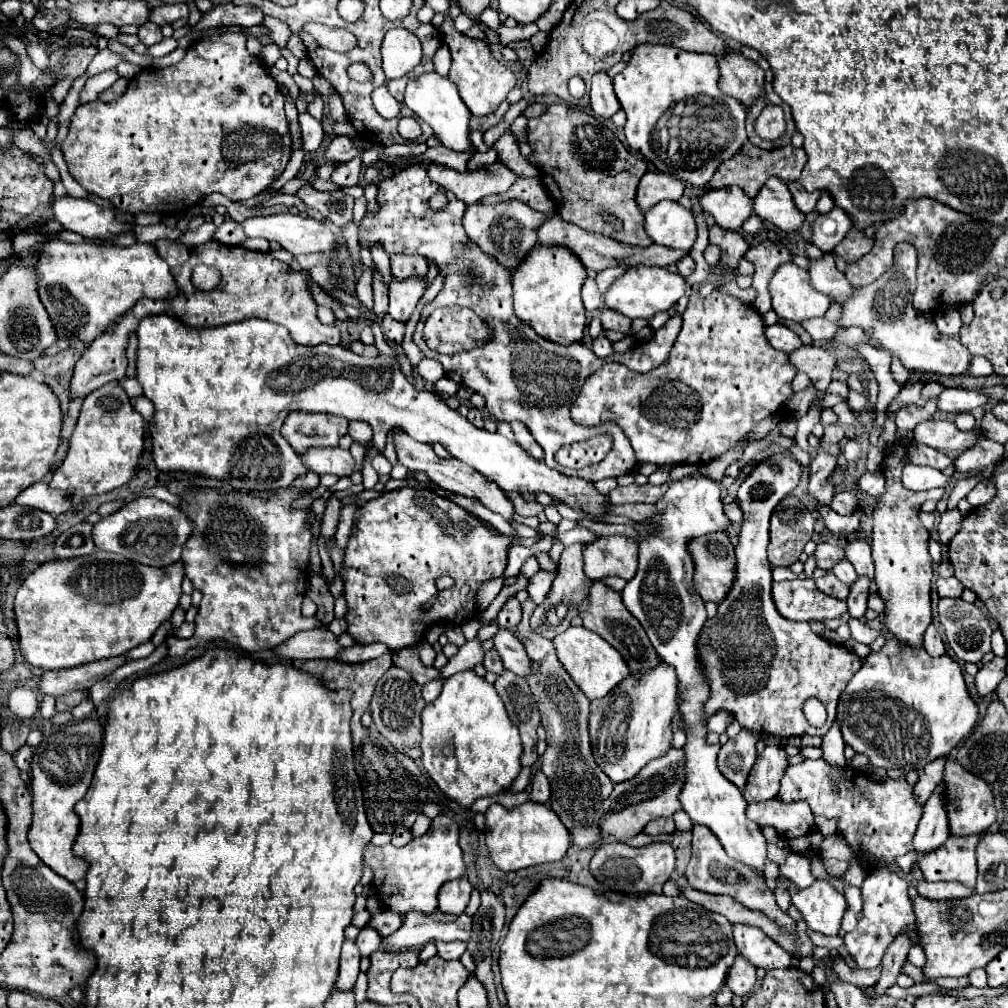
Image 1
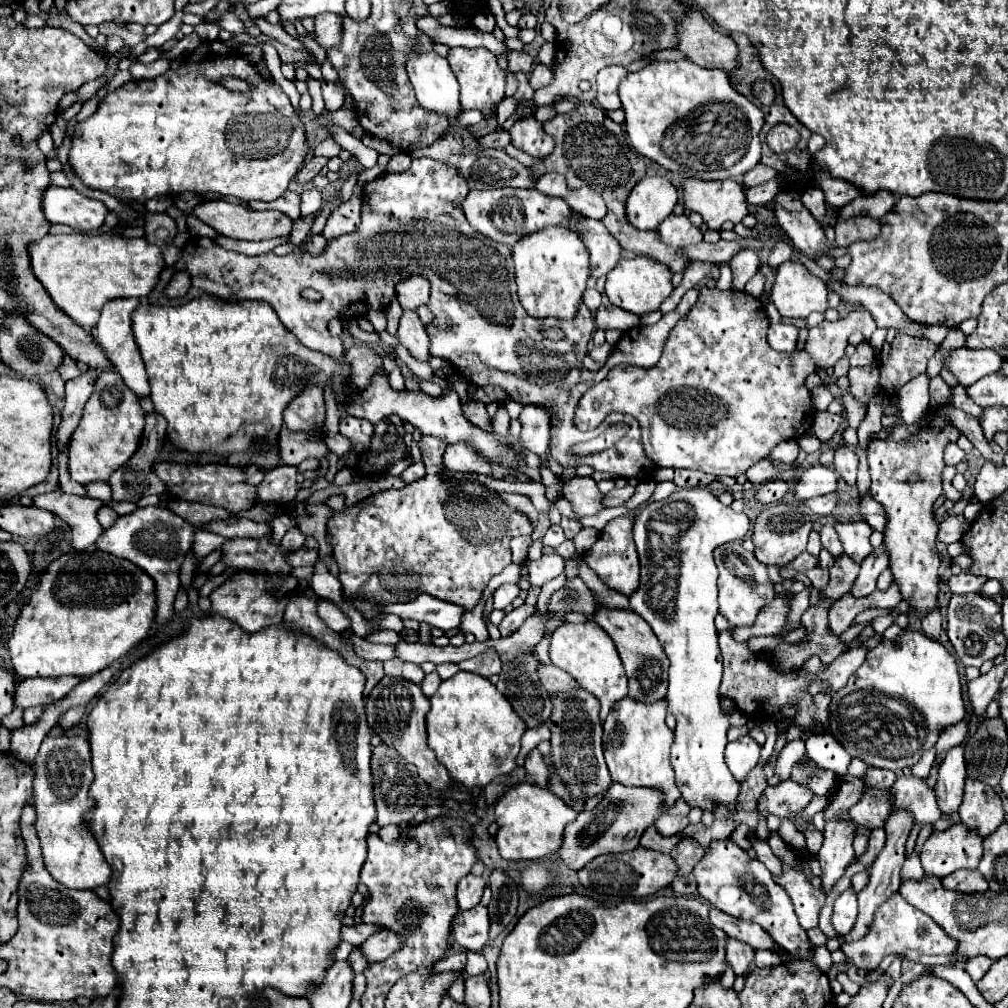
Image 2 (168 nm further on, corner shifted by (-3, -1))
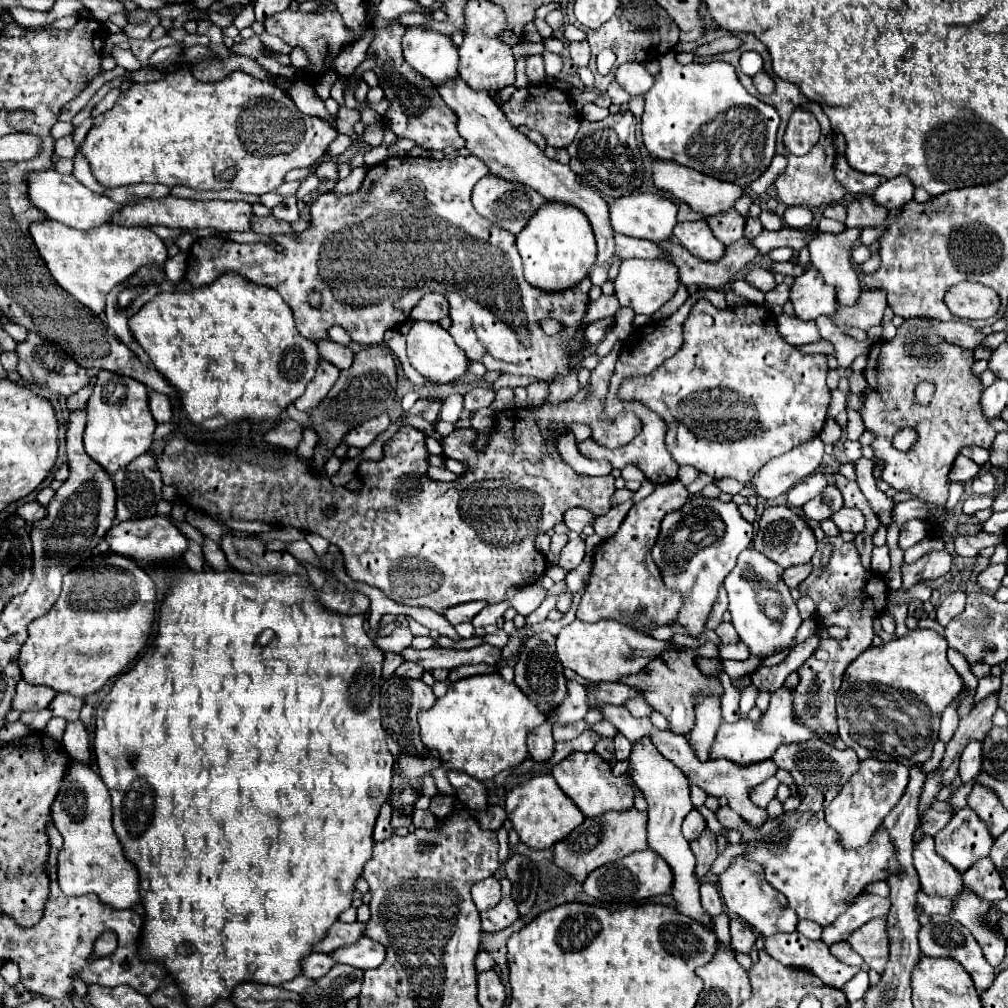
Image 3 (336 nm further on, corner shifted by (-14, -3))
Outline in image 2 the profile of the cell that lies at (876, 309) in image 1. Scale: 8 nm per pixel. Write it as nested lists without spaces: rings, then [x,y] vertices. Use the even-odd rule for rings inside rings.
[[[959,347],[959,349],[951,349],[945,355],[943,367],[947,367],[959,385],[967,387],[973,385],[977,379],[995,373],[1001,367],[1003,359],[993,353],[991,349],[985,351],[973,351],[967,347]]]

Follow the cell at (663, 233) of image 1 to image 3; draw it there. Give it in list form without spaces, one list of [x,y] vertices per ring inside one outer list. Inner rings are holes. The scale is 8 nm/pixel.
[[[706,221],[678,223],[674,227],[674,237],[692,255],[696,255],[704,261],[720,261],[726,255],[726,245],[714,237],[714,233]]]

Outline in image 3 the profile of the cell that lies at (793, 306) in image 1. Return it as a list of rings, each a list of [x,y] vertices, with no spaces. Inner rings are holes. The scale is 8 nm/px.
[[[810,267],[804,275],[794,279],[790,289],[790,301],[794,303],[796,317],[808,321],[820,315],[834,315],[838,309],[834,287],[826,285],[822,275],[814,267]]]

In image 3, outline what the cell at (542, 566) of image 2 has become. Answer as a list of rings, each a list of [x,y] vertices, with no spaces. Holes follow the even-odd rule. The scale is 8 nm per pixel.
[[[570,533],[568,537],[570,539],[568,539],[568,543],[566,543],[566,547],[562,549],[562,555],[560,555],[560,565],[564,569],[572,571],[584,559],[584,541],[578,533]]]

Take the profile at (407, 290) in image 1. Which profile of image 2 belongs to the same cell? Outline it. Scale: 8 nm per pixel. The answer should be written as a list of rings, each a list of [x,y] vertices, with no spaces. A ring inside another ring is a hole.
[[[403,309],[403,315],[399,319],[399,331],[397,331],[399,341],[409,349],[409,353],[419,359],[427,361],[429,355],[429,337],[425,333],[425,325],[421,323],[417,311]]]

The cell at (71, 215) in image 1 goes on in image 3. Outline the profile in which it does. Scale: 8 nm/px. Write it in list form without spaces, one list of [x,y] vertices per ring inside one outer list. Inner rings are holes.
[[[54,165],[44,169],[44,171],[32,171],[26,175],[26,185],[28,185],[28,199],[32,201],[34,207],[38,207],[46,217],[74,227],[74,229],[92,229],[102,223],[110,221],[110,215],[118,211],[120,203],[110,201],[106,195],[98,195],[84,187],[74,175],[64,175],[60,173]]]

